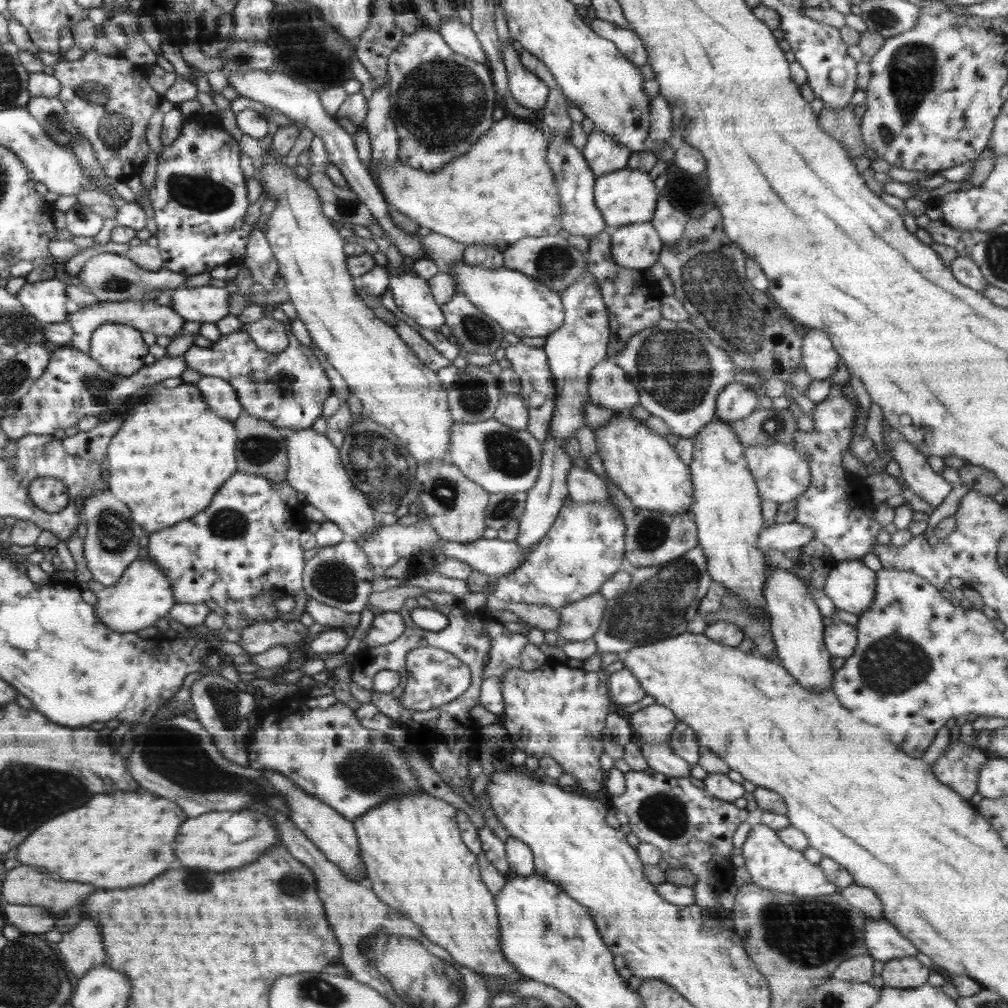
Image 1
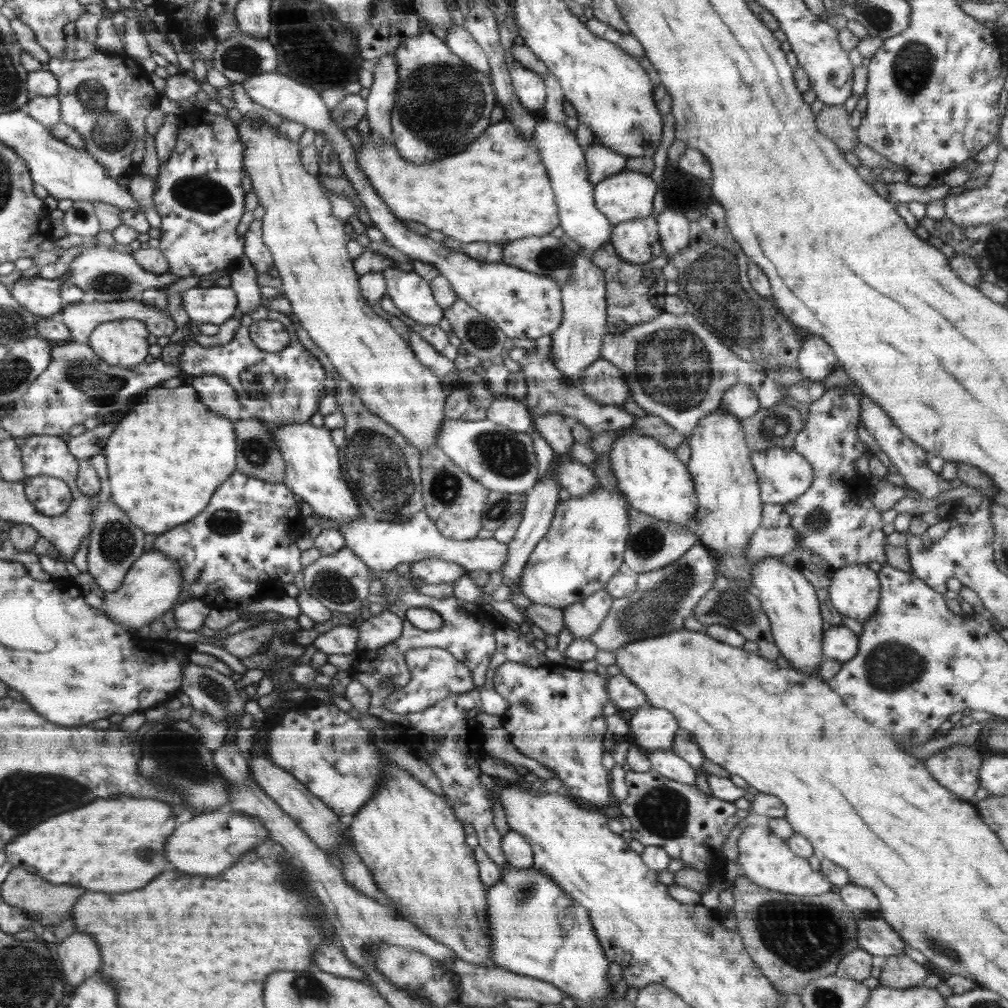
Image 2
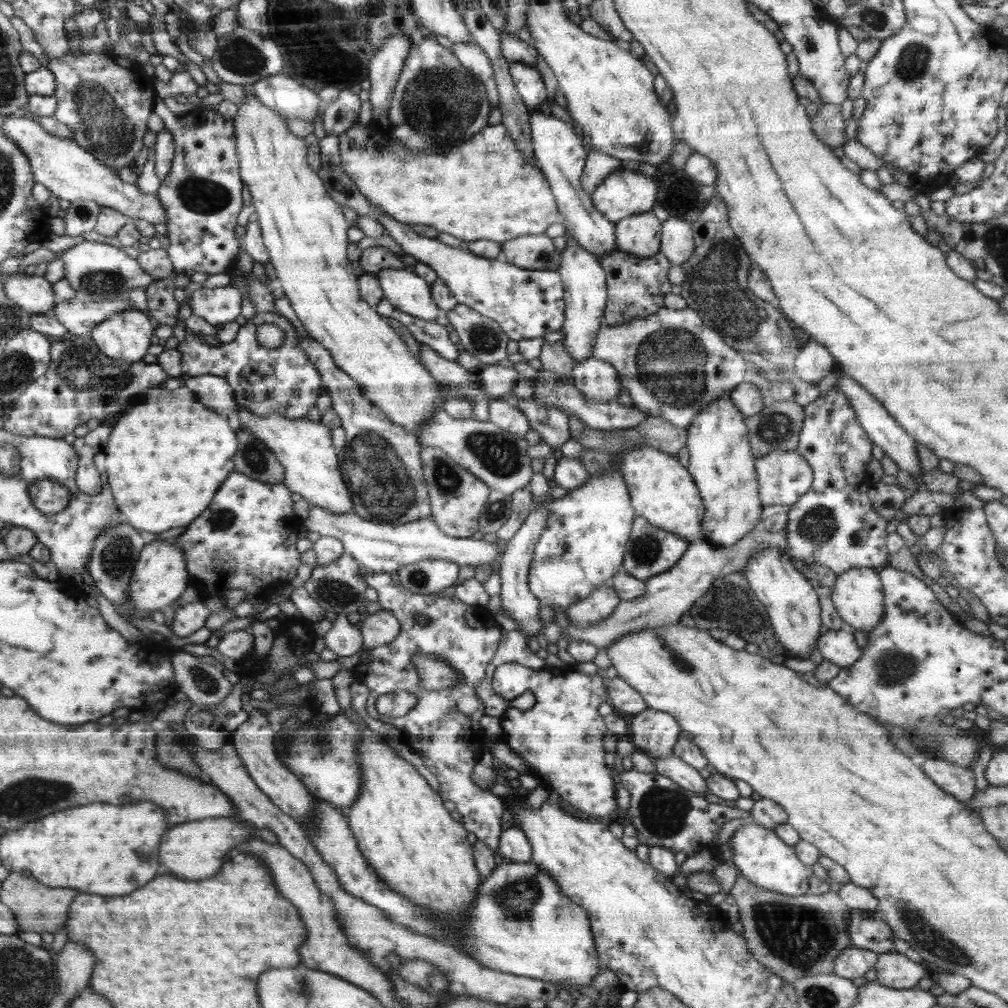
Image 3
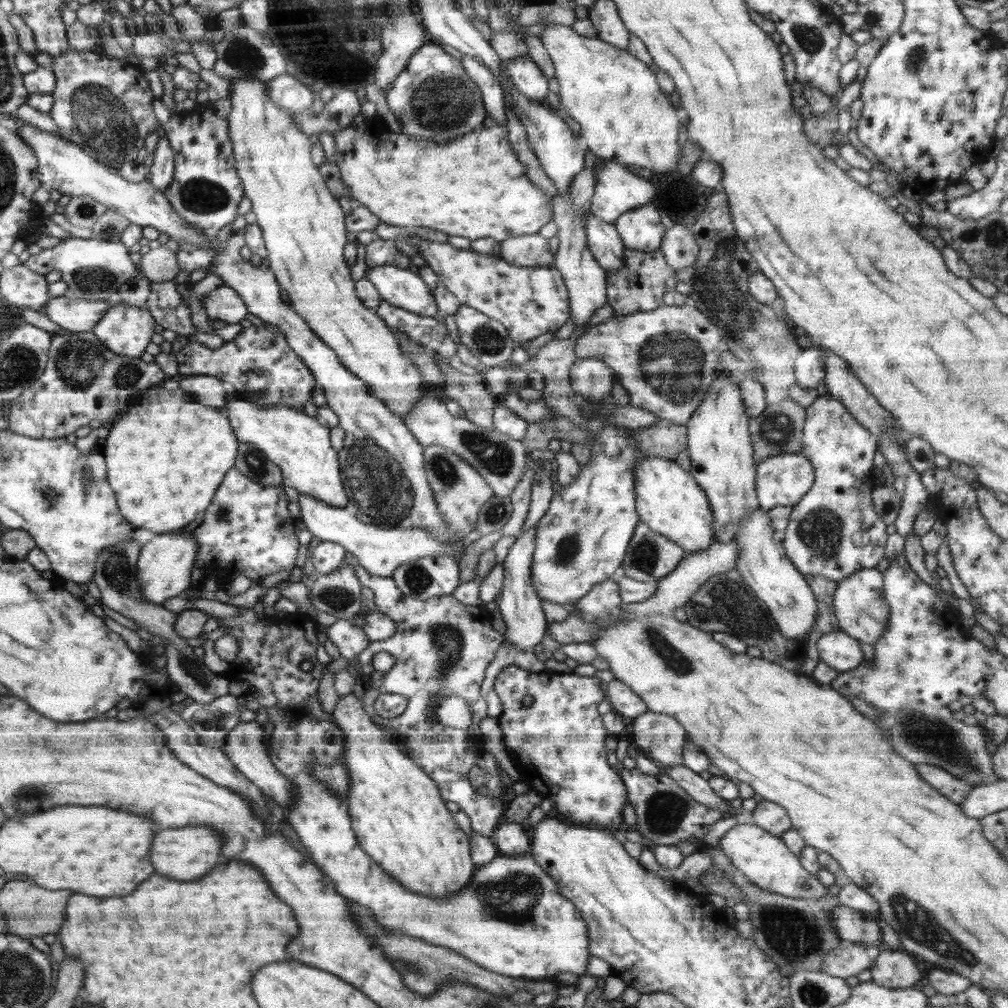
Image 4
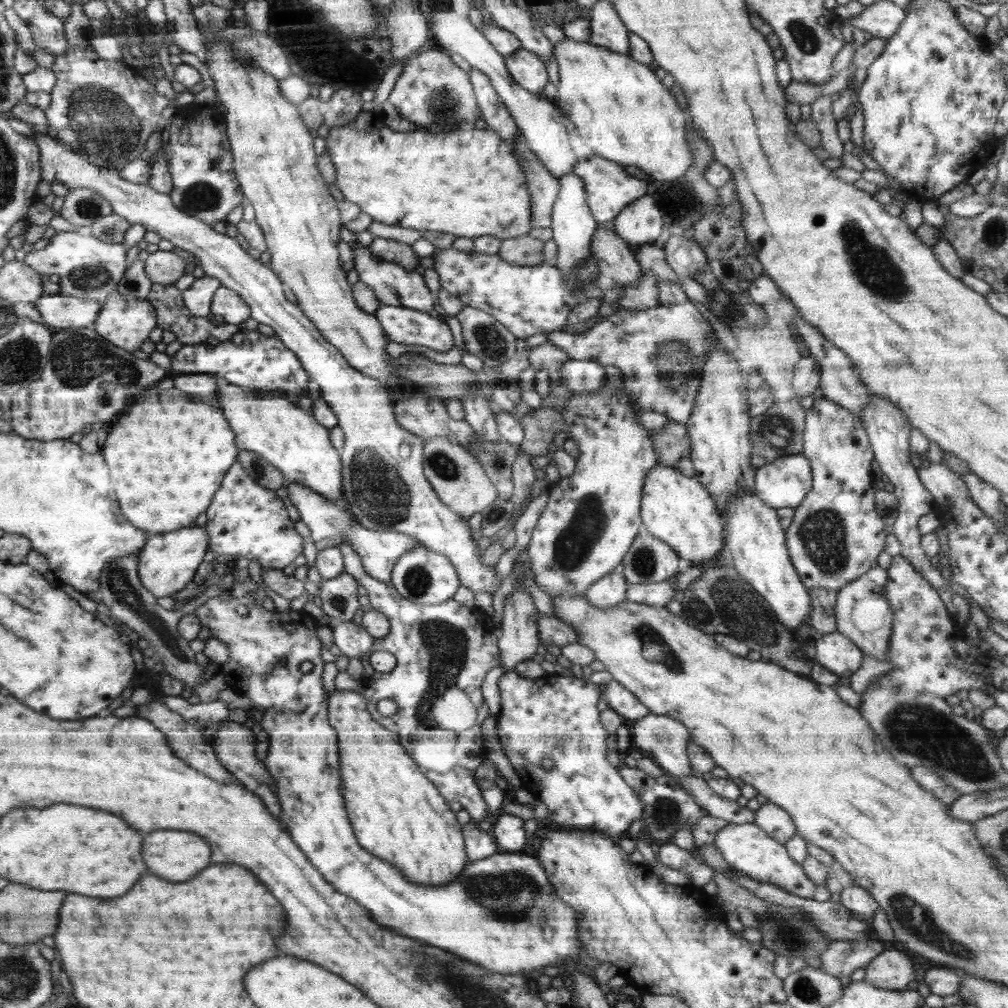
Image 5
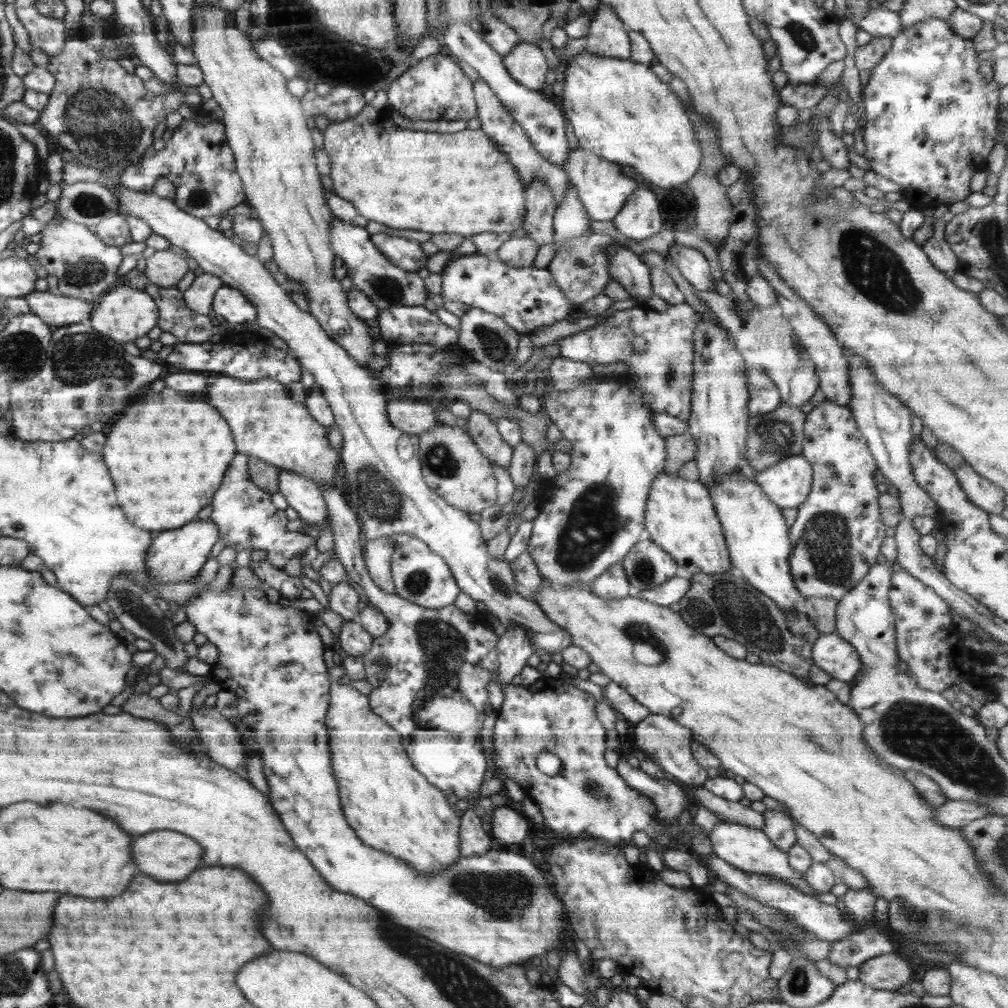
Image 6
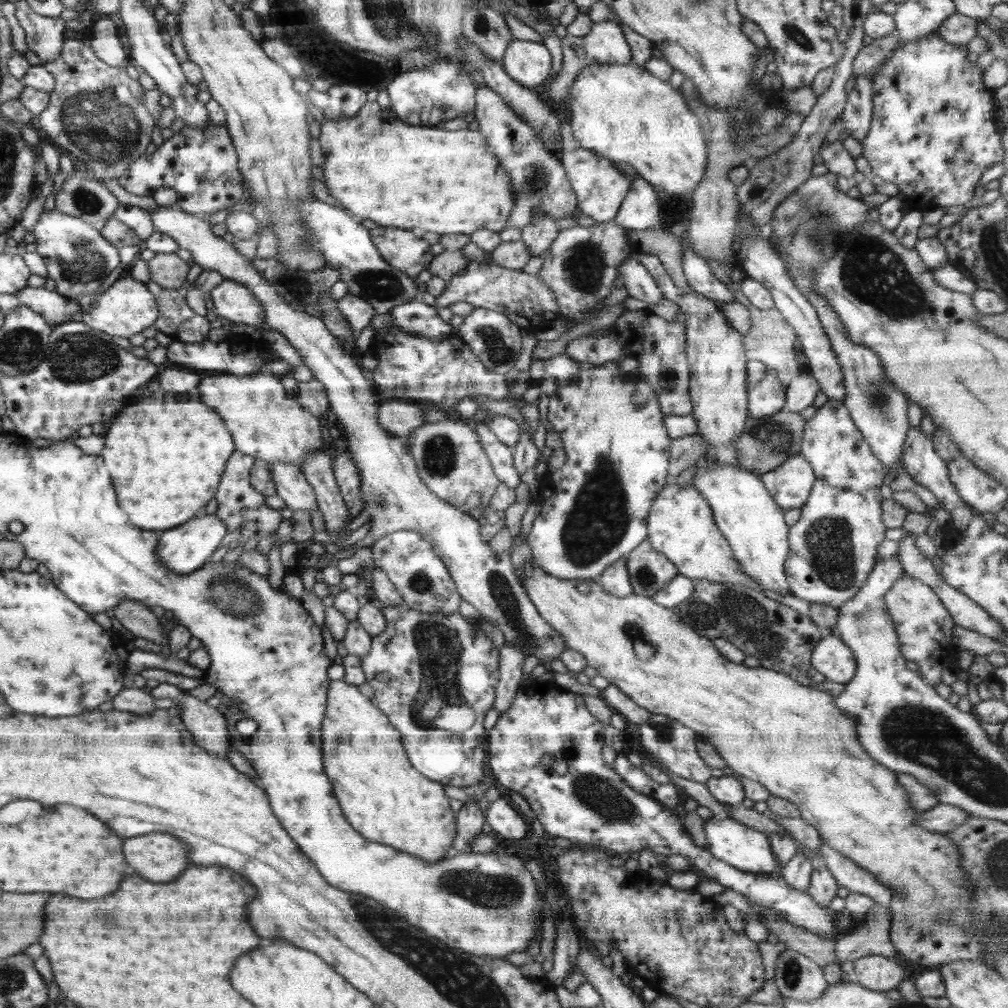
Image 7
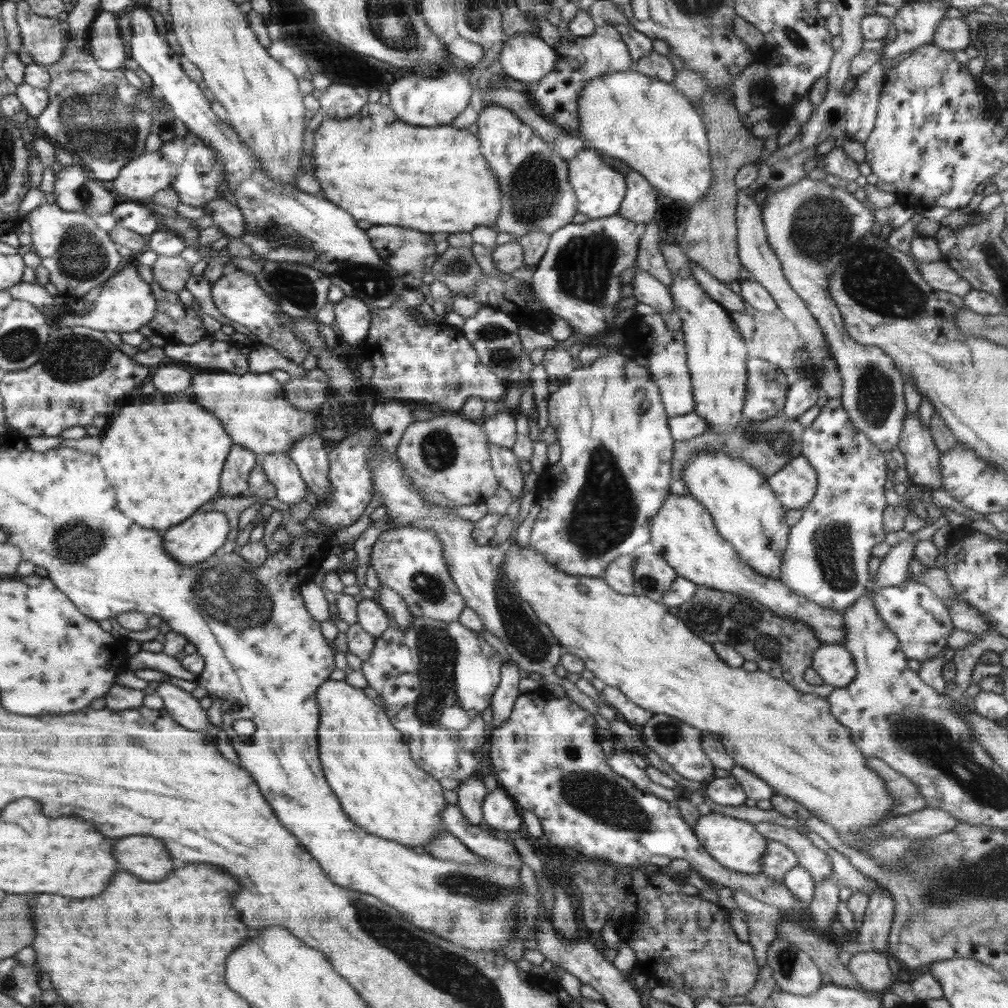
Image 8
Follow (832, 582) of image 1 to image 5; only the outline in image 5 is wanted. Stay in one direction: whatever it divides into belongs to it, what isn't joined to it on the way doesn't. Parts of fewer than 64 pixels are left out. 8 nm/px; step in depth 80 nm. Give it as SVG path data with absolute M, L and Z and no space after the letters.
M878 564L870 568L856 580L851 580L837 592L835 604L835 619L837 632L847 636L863 656L871 656L879 661L888 662L889 638L892 634L894 611L885 595L887 570Z

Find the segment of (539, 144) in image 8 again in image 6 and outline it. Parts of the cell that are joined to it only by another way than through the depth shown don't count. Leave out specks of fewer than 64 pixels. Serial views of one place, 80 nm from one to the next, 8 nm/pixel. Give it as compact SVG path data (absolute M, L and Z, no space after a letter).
M479 78L473 82L475 101L477 102L477 116L481 122L481 129L506 153L507 159L517 168L517 178L523 190L527 186L540 180L550 187L555 198L555 208L559 205L565 190L568 188L569 179L562 166L556 166L548 162L537 150L532 148L530 139L525 130L510 116L502 101L488 86L488 83Z

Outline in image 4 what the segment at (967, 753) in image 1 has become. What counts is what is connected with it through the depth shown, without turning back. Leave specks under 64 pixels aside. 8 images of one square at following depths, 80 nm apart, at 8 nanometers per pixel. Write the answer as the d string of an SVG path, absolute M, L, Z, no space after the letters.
M917 764L915 767L922 780L926 780L931 787L954 804L960 804L972 789L966 781L955 777L943 768L929 764Z

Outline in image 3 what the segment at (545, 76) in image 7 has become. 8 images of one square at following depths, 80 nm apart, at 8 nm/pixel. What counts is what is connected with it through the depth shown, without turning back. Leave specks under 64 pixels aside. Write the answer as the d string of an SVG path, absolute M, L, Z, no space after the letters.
M509 62L509 73L528 109L536 109L547 100L545 82L535 66L522 62Z

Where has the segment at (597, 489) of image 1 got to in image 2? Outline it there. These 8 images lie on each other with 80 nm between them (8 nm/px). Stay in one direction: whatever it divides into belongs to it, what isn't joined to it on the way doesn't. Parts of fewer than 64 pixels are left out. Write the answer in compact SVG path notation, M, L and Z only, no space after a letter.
M574 459L562 462L556 467L556 474L561 488L566 488L570 496L584 496L599 486L594 471Z

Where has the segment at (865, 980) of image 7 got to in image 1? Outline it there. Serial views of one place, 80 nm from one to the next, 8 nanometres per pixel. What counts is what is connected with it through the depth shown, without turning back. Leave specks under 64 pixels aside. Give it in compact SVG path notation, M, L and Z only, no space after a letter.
M906 957L886 961L881 976L884 988L912 989L926 984L929 974L929 967L916 957Z

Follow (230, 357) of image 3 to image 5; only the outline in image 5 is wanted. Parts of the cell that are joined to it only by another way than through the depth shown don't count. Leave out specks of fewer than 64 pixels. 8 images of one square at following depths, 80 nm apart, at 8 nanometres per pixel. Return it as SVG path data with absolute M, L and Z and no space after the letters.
M240 330L216 346L211 346L207 342L181 345L170 357L173 376L189 373L216 375L226 384L283 394L294 404L298 404L307 392L309 375L305 372L300 359L285 347L285 343L277 335L266 336L258 330Z

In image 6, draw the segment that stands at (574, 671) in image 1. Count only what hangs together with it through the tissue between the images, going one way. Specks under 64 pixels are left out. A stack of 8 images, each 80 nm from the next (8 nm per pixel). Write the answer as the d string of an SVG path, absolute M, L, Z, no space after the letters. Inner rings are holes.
M541 676L534 684L522 685L510 683L503 686L503 703L497 713L494 727L494 750L496 751L496 775L502 781L506 776L514 779L540 807L545 818L544 823L556 832L566 834L570 839L594 837L604 839L608 844L624 848L633 844L632 834L642 830L657 846L672 849L672 839L678 837L676 827L665 828L655 818L653 802L641 792L634 790L618 774L615 768L608 766L604 760L606 729L596 717L594 708L596 699L592 694L555 677ZM544 752L552 752L561 760L561 770L554 776L542 773L536 767L536 758Z

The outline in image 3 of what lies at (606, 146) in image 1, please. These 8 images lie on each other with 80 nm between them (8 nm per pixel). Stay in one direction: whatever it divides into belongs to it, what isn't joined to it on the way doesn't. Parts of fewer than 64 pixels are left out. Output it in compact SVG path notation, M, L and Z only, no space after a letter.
M598 150L590 151L585 160L582 177L580 177L583 191L591 196L594 189L610 175L610 172L619 170L619 168L624 167L624 164L623 161L615 159L608 153Z

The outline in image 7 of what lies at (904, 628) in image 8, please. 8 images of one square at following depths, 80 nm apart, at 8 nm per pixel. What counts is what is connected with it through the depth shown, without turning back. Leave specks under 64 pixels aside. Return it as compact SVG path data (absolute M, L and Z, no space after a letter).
M904 573L897 581L894 581L892 588L884 595L884 600L887 613L895 624L904 659L918 665L917 672L928 686L934 687L935 684L941 682L944 670L960 671L957 663L960 650L953 642L956 624L934 590L921 580Z

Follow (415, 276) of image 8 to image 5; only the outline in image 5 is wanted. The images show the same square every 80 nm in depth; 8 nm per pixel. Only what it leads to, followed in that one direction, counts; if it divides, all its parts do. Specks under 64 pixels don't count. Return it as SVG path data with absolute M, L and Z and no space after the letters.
M376 237L369 245L369 251L380 260L400 265L409 271L414 270L420 262L421 257L412 251L412 244L408 245L392 239Z

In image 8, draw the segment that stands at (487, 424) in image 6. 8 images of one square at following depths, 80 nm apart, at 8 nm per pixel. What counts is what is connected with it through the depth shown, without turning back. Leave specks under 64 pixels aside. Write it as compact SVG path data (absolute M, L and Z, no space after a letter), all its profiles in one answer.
M488 443L492 468L500 487L507 488L514 499L520 499L524 486L524 475L518 467L516 457L508 448Z

